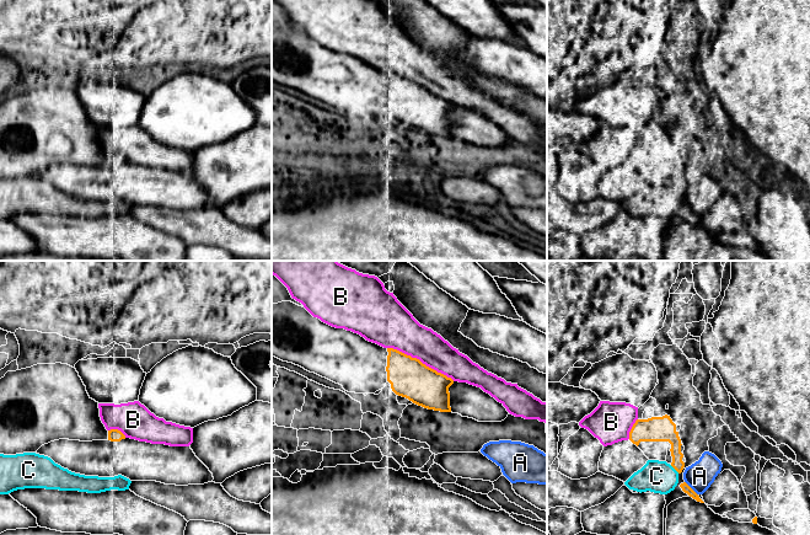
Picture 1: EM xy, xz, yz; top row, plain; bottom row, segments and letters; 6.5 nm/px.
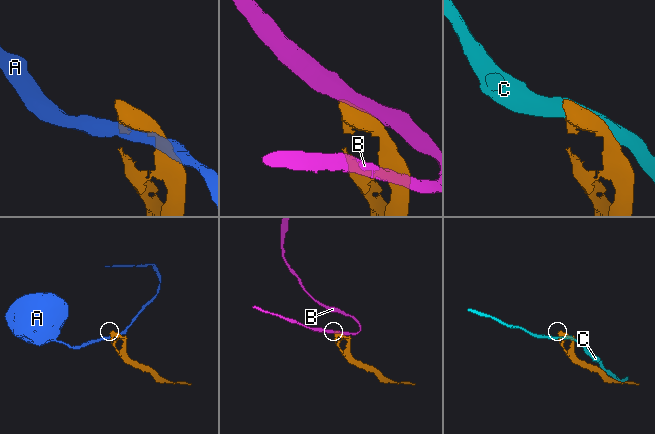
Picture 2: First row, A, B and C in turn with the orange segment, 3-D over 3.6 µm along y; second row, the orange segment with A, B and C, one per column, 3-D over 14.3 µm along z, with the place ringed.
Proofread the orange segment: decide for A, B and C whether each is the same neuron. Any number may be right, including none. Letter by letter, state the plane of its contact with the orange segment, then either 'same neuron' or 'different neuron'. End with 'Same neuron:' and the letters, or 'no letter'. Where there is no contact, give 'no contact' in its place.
A: yz | different neuron
B: xz | different neuron
C: yz | different neuron
Same neuron: no letter

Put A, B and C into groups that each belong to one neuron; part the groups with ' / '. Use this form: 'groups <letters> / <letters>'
groups A / B / C

